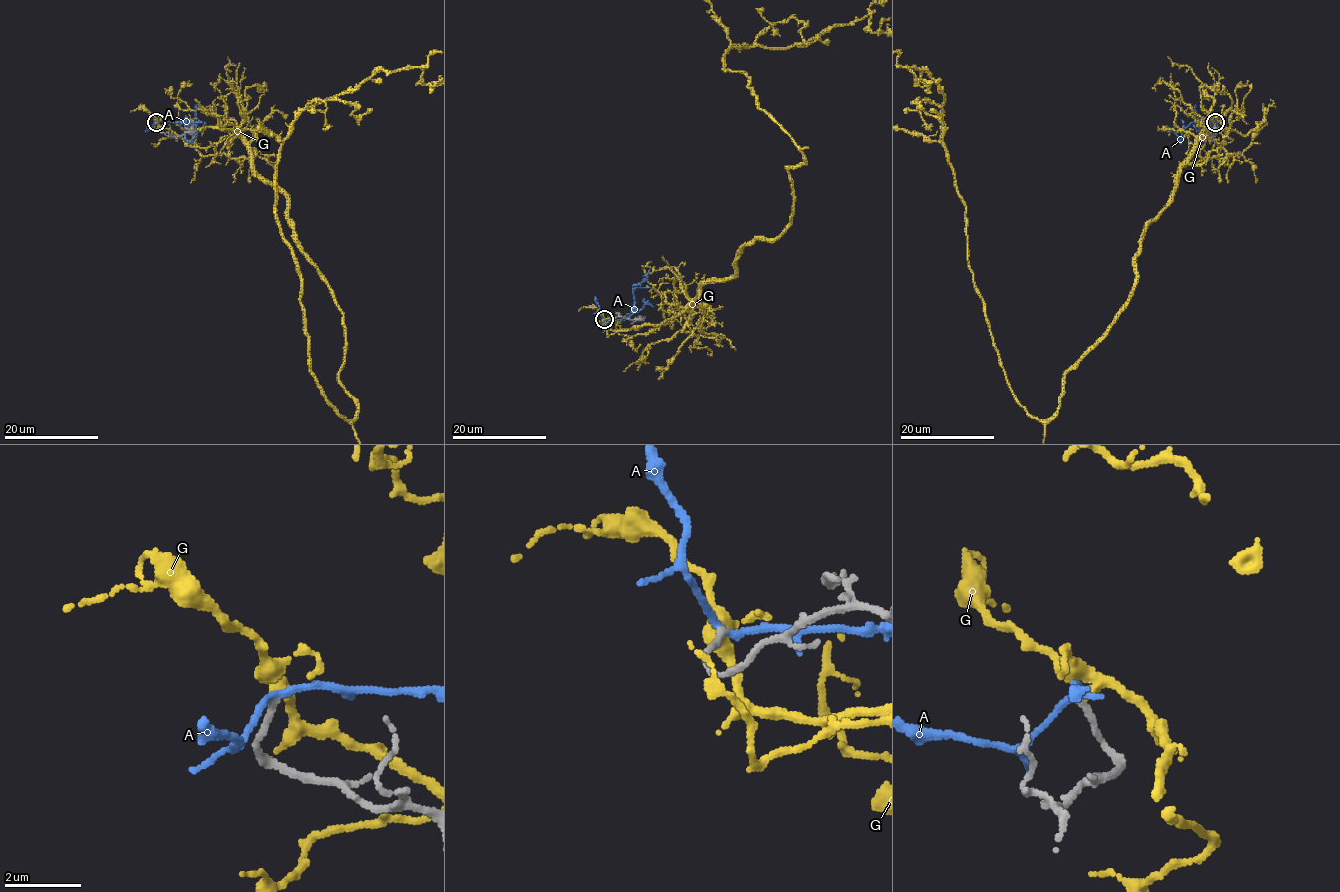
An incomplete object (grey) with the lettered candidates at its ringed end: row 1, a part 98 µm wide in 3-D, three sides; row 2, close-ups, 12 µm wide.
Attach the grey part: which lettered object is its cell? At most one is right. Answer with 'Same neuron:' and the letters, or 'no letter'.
Same neuron: no letter

